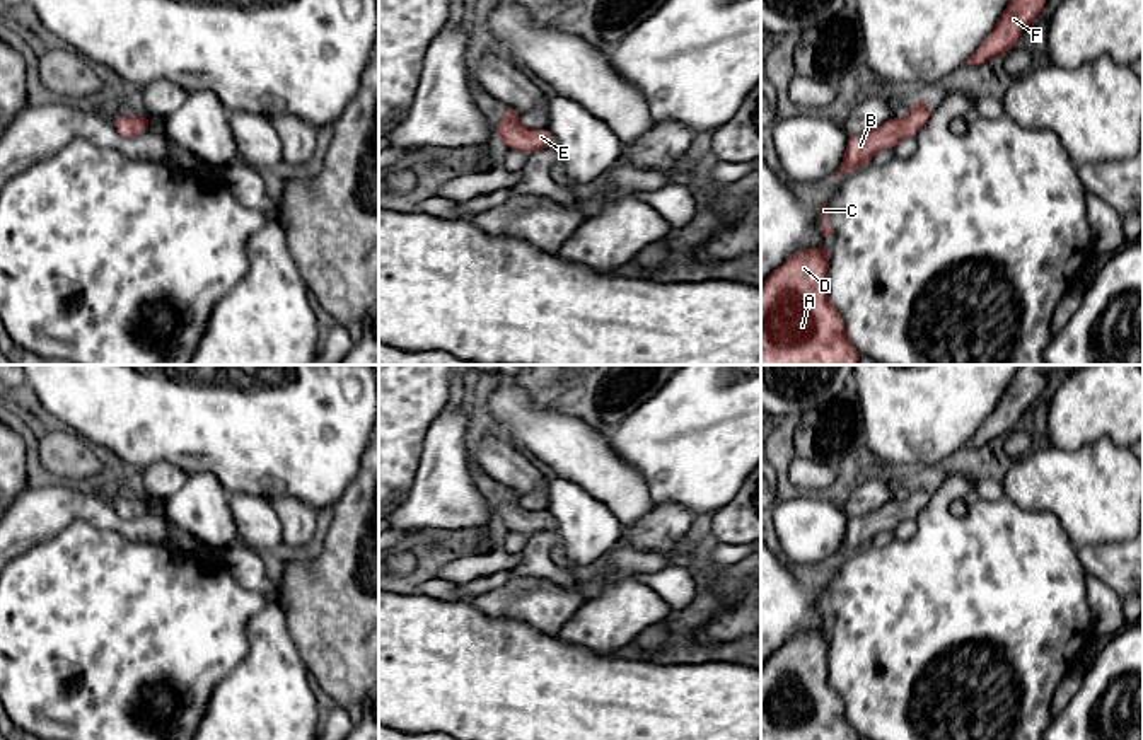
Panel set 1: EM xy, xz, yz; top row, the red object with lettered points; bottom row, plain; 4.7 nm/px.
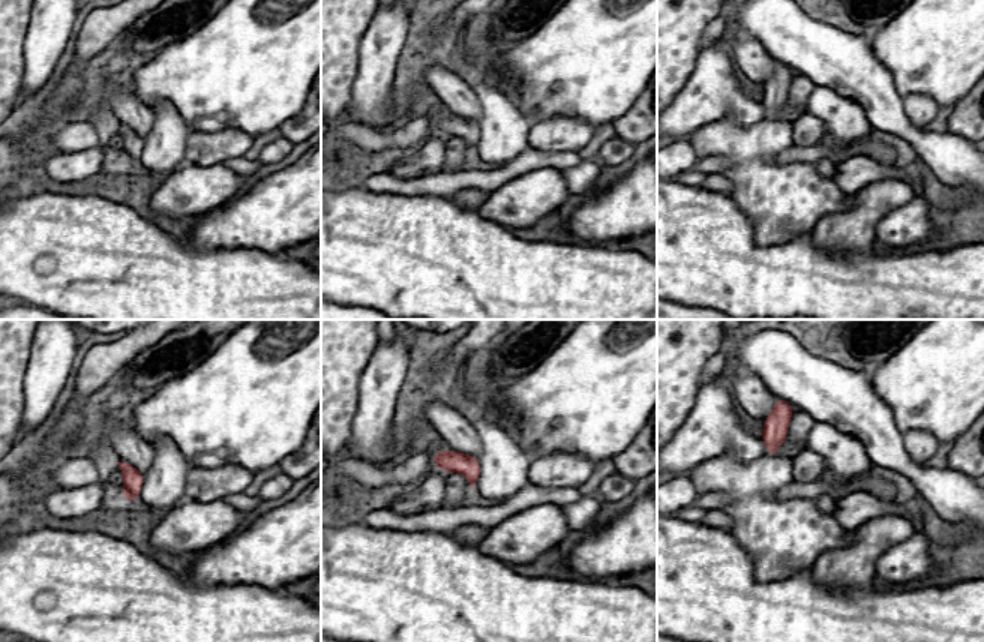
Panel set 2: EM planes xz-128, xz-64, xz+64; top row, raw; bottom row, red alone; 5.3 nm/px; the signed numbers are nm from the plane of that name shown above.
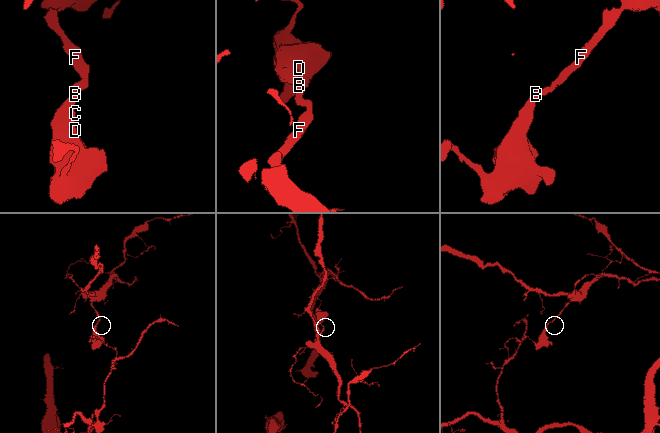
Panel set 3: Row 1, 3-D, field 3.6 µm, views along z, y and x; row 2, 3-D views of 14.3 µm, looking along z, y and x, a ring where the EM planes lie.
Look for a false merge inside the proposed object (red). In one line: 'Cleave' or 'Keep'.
Keep

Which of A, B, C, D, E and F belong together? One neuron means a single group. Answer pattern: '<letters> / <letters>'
A B C D E F

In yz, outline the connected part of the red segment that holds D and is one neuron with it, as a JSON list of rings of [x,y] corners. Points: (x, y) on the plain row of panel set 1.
[[[831,631],[793,634],[761,667],[761,740],[862,740],[848,723],[844,702],[829,682]]]

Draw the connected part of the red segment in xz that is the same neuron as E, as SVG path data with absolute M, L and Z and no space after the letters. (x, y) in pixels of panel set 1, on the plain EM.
M507 489L505 498L496 506L496 520L508 530L532 535L541 530L553 530L556 525L548 512L532 512L519 506L520 494Z

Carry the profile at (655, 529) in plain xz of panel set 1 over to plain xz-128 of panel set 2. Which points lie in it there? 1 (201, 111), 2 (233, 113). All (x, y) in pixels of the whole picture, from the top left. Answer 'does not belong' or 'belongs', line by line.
1: does not belong
2: does not belong

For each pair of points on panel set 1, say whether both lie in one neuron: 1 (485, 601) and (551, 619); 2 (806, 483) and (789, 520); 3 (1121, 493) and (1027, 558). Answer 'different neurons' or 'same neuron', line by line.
1: same neuron
2: different neurons
3: different neurons

